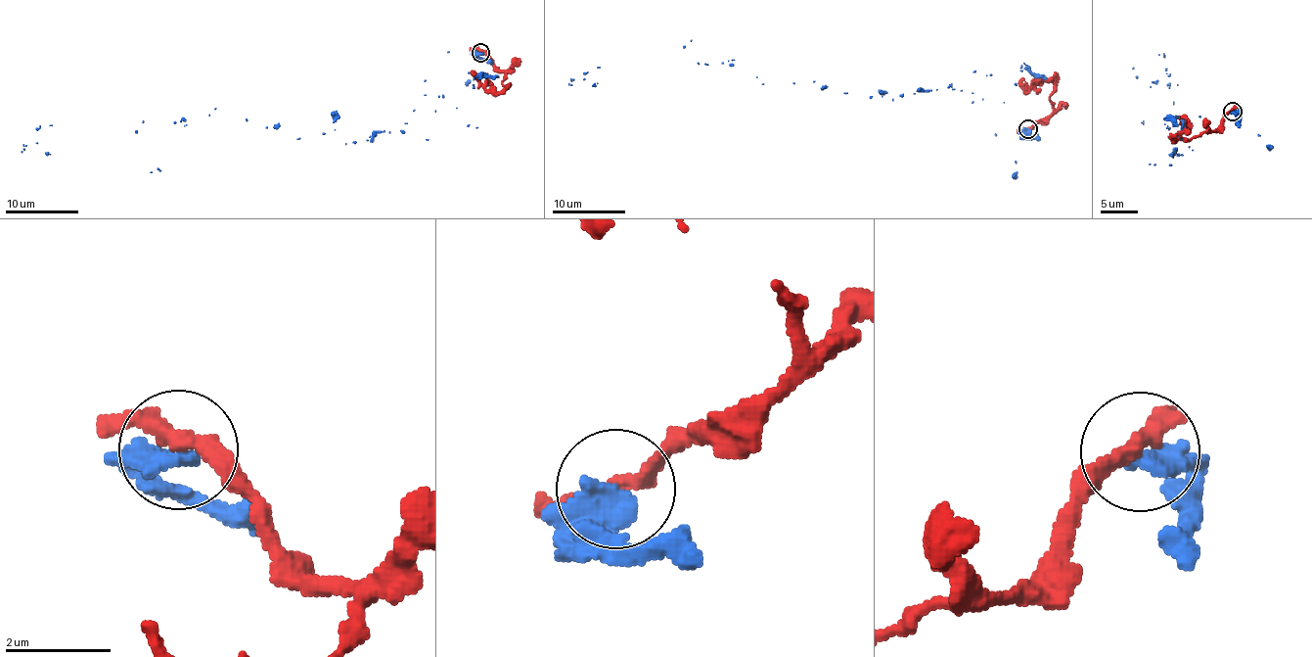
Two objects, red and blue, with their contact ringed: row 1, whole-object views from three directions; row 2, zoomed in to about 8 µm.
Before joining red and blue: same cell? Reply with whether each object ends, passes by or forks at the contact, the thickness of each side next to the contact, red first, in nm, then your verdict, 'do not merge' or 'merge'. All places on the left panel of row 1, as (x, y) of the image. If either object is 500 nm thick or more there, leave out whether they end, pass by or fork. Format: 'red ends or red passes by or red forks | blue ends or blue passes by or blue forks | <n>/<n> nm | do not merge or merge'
300/500 nm | do not merge

